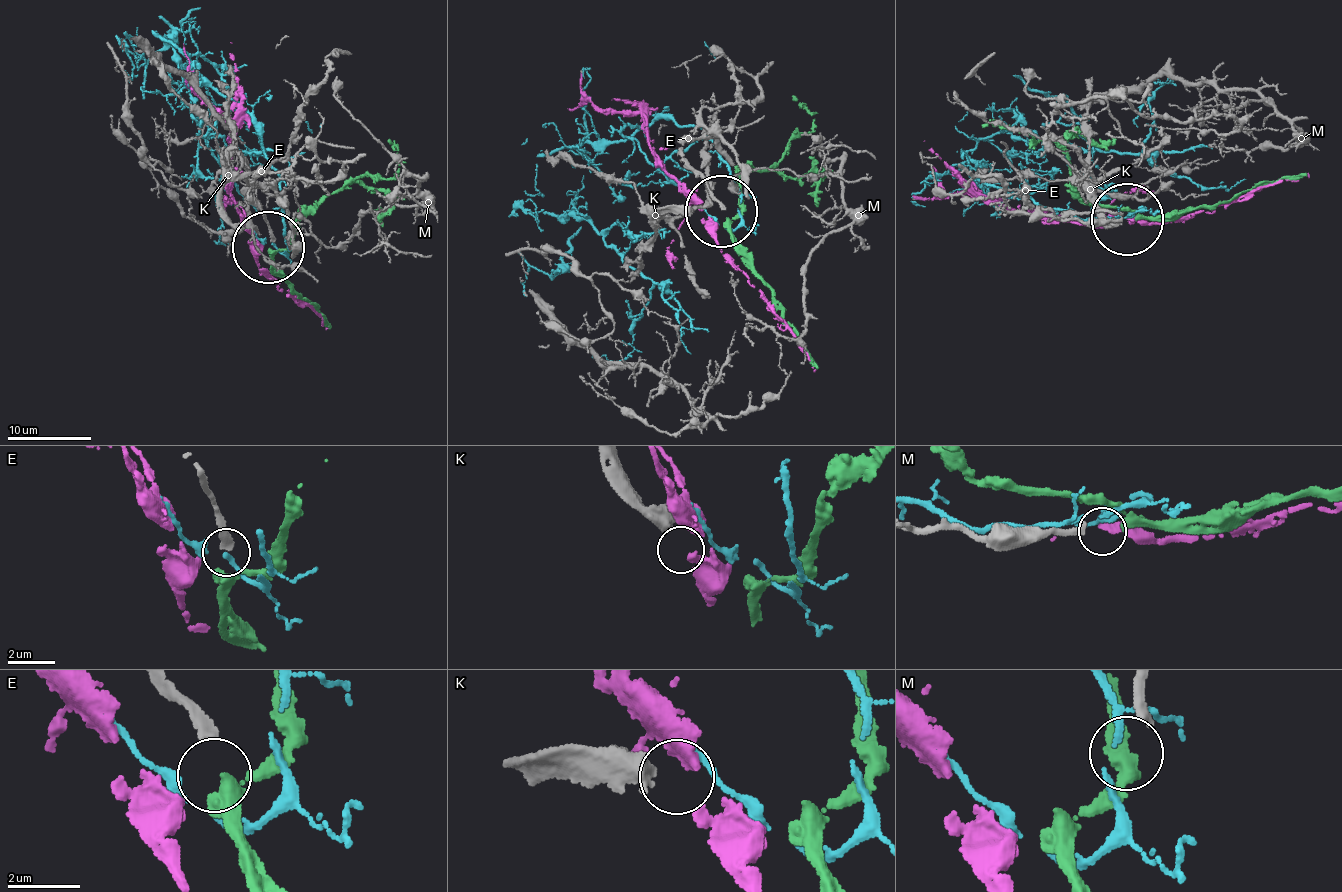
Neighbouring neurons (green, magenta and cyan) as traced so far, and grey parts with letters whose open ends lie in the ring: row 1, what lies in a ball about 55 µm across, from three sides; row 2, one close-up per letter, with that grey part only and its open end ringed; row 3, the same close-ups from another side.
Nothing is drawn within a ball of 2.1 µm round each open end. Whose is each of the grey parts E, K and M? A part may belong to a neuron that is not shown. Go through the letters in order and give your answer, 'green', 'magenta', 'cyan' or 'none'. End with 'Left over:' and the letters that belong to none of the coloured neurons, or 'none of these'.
E: green
K: none
M: none
Left over: K, M

